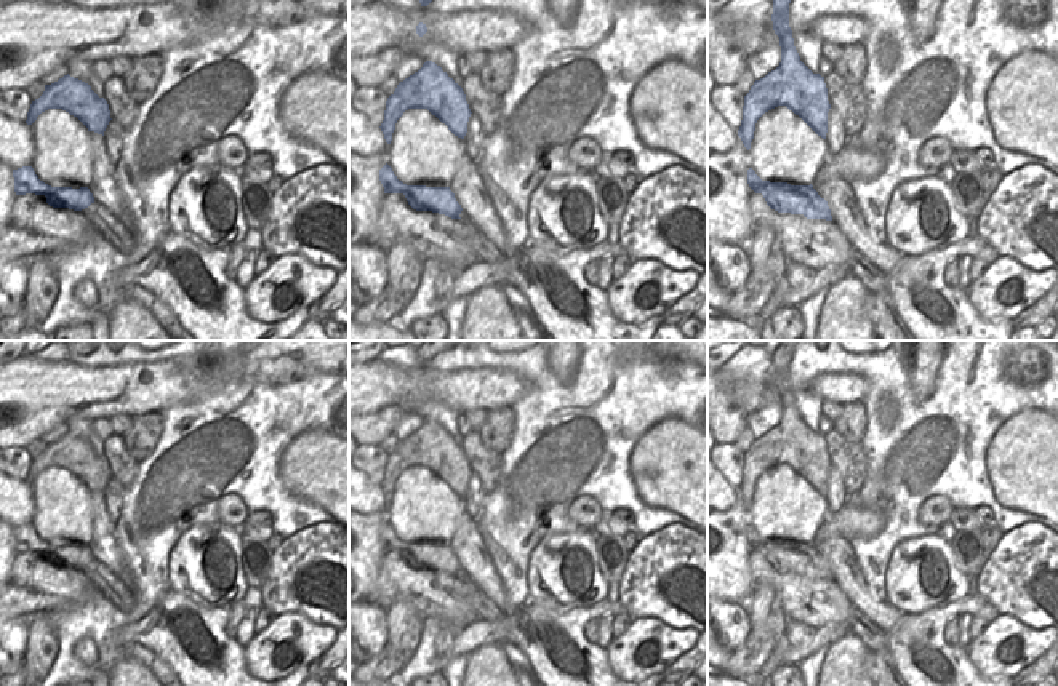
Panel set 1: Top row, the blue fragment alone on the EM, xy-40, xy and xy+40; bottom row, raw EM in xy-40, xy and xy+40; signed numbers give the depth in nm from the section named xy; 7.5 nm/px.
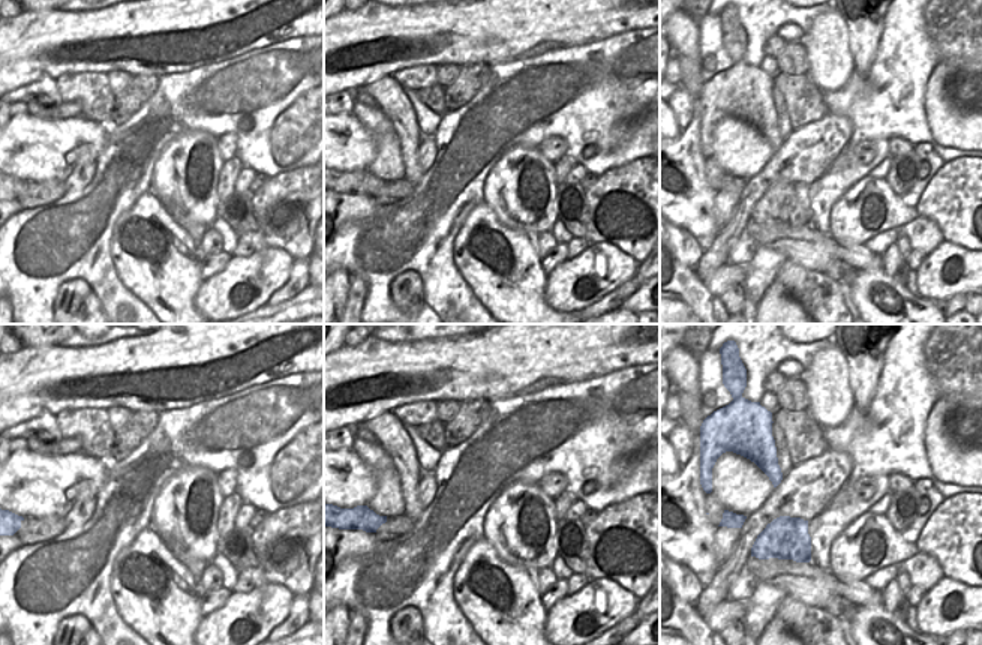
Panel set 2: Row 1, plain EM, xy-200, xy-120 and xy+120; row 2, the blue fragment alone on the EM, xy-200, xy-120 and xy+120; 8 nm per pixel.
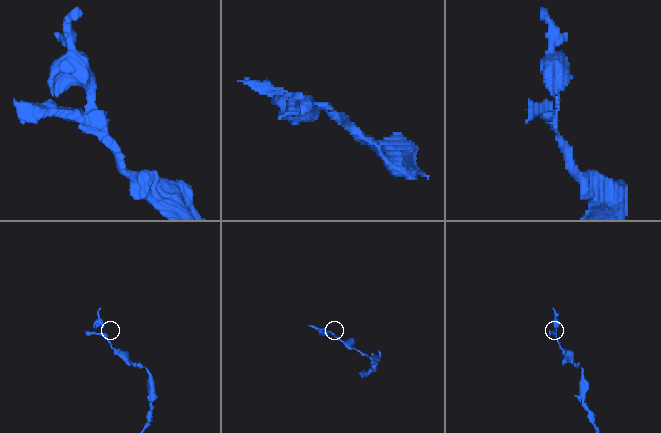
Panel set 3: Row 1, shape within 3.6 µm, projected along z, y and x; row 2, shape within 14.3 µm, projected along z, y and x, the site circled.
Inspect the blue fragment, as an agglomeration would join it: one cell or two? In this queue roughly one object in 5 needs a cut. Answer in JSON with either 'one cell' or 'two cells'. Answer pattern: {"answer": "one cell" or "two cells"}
{"answer": "two cells"}

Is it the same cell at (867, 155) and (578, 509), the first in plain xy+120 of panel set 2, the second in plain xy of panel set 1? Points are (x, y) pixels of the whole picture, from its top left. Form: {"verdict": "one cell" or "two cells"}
{"verdict": "one cell"}

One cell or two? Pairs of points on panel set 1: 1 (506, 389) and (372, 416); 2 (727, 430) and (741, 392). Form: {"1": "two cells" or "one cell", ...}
{"1": "one cell", "2": "one cell"}

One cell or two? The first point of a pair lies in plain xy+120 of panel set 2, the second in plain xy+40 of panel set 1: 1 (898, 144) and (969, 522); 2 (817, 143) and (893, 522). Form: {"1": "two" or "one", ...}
{"1": "one", "2": "two"}

